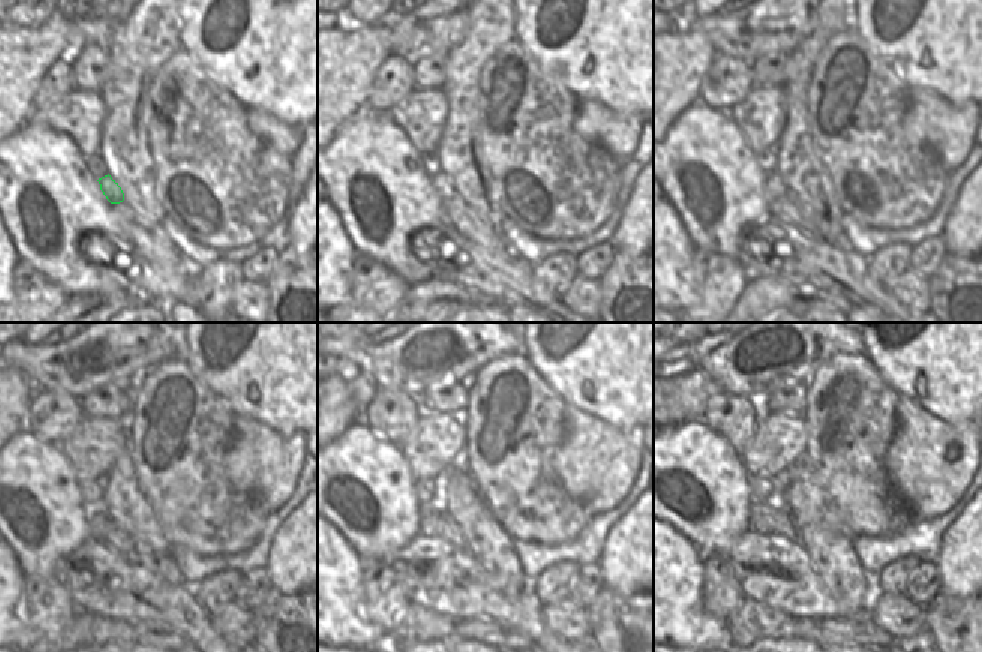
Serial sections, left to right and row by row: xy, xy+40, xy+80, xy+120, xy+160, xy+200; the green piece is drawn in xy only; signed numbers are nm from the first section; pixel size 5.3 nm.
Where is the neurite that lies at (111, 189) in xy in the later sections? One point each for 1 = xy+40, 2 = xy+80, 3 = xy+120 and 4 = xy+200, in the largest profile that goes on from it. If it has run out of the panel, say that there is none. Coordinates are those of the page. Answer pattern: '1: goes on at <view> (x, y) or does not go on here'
1: goes on at xy+40 (441, 183)
2: goes on at xy+80 (774, 186)
3: goes on at xy+120 (96, 514)
4: goes on at xy+200 (763, 526)

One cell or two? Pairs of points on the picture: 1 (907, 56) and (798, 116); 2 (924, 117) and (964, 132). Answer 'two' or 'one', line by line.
1: two
2: one

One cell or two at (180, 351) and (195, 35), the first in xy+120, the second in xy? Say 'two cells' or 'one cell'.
two cells

